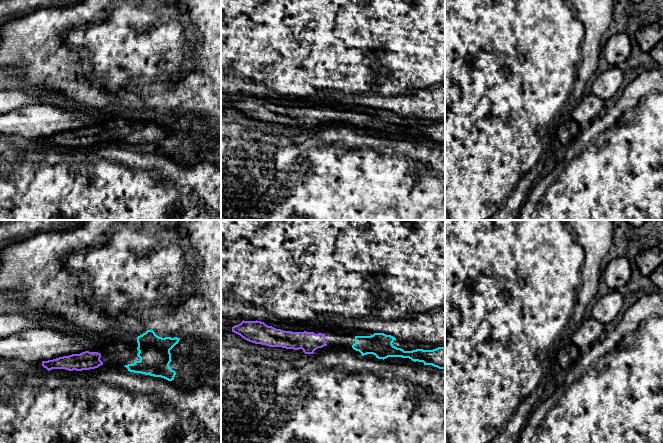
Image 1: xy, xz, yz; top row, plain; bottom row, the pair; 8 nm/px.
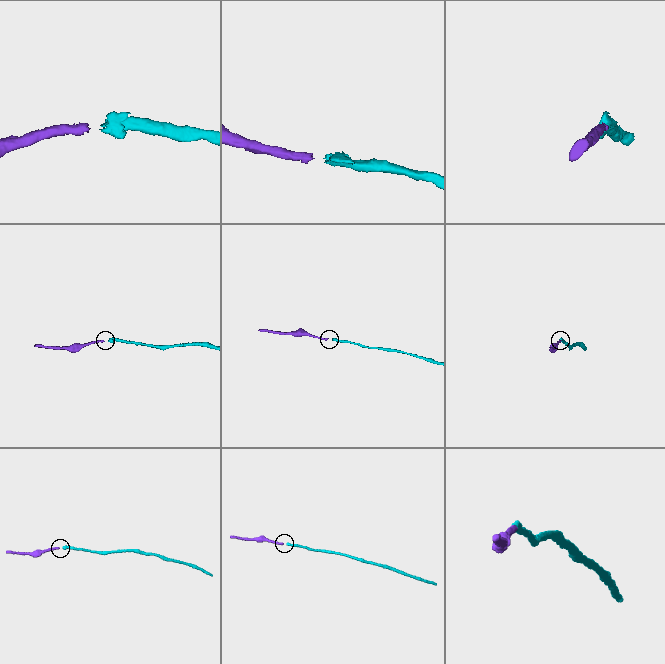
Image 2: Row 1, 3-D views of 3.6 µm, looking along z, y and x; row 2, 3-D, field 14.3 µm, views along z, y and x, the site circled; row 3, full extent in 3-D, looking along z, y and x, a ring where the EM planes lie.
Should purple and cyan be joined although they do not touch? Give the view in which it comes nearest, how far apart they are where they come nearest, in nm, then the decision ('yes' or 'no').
nearest in xy; 180 nm apart; yes

